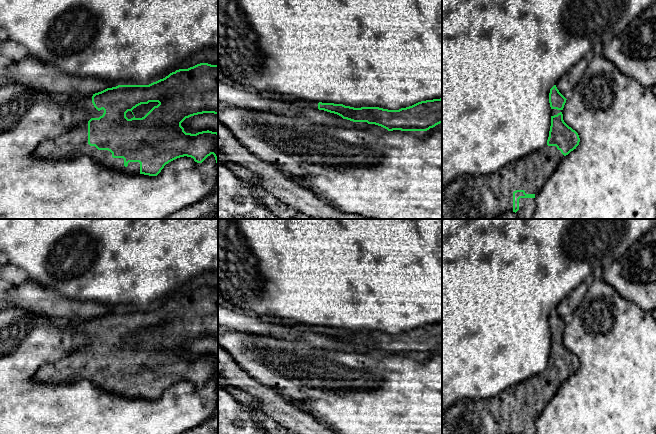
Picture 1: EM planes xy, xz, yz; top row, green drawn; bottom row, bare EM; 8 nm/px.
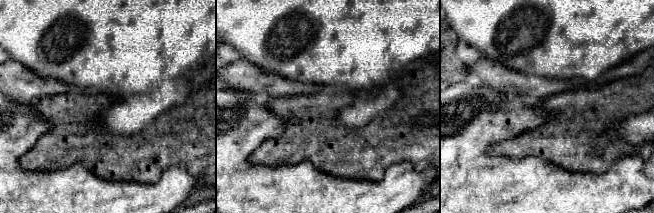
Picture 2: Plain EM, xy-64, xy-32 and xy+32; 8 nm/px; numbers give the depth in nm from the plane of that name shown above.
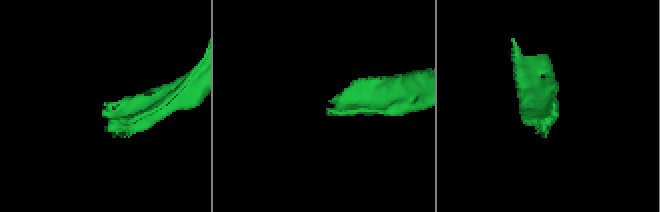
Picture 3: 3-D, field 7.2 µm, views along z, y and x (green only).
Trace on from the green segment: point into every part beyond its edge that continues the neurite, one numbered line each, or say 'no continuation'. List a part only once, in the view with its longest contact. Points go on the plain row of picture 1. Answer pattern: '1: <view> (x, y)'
1: xy (72, 368)

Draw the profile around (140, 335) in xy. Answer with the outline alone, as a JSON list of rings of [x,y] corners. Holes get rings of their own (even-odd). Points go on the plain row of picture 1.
[[[149,326],[148,328],[141,328],[132,334],[135,342],[144,341],[154,330],[157,330],[158,326]]]

